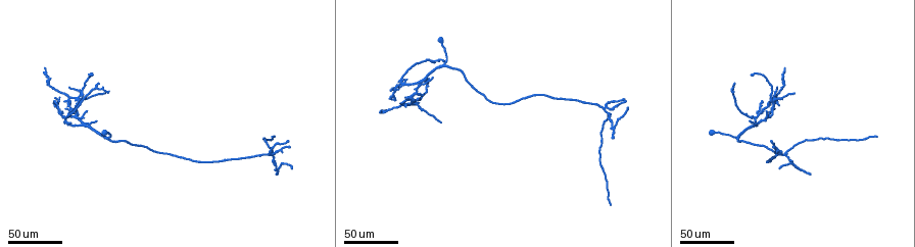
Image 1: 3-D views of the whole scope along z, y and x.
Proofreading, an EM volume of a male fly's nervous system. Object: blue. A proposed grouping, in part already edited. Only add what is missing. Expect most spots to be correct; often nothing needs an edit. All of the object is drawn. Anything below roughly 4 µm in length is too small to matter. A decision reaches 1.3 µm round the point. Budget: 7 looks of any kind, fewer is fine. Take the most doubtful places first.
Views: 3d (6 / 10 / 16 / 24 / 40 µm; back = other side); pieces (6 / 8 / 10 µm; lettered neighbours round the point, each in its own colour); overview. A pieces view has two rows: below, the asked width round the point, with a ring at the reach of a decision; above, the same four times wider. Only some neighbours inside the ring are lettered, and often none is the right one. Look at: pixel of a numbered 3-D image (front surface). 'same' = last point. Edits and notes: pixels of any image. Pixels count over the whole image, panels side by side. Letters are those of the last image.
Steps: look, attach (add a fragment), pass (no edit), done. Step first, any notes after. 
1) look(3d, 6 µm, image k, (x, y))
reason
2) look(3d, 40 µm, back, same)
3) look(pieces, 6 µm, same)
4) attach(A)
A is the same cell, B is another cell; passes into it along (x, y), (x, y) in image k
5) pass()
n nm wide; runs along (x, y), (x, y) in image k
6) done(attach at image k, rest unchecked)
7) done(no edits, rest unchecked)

look(3d, 40 µm, image 1, (440, 122))
branch stops here

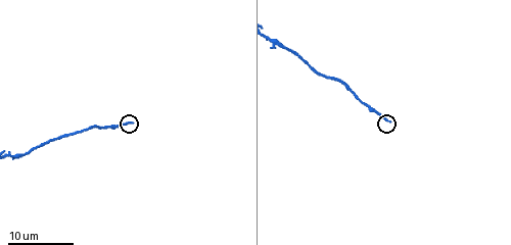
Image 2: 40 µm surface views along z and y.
look(pieces, 8 µm, image 2, (131, 124))

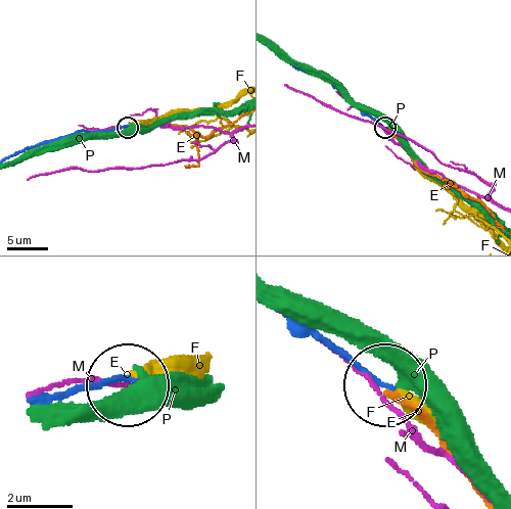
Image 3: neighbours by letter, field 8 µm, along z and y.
pass()
130 nm wide; E, F, M and P are other cells; runs along (53, 399), (125, 382) in image 3; no lettered fragment goes on from it

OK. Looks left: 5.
look(3d, 24 µm, image 1, (876, 135))
tapers out

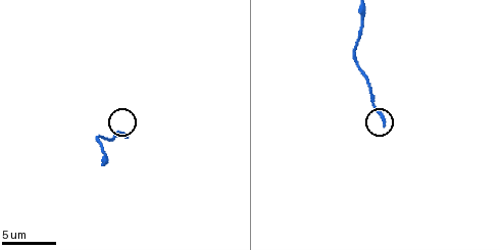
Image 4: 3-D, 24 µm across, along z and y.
look(pieces, 8 µm, image 4, (386, 125))

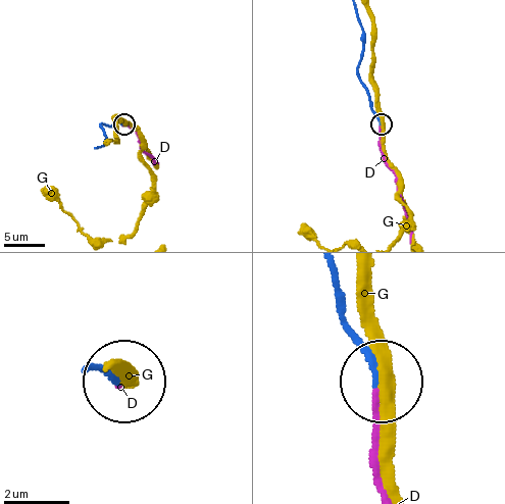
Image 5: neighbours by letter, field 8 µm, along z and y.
attach(D)
D is the same cell, G is another cell; passes into it along (369, 104), (380, 124), (380, 149), (395, 175), (410, 236) in image 5; it goes on there

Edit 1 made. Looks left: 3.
look(3d, 24 µm, image 1, (293, 168))
end of a long branch

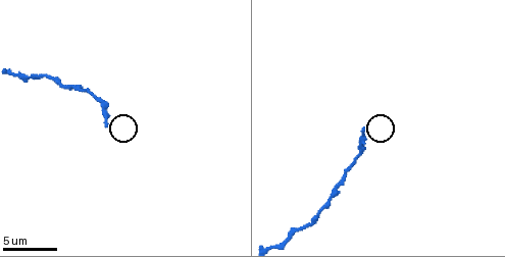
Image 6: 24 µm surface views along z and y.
look(pieces, 6 µm, image 6, (362, 131))

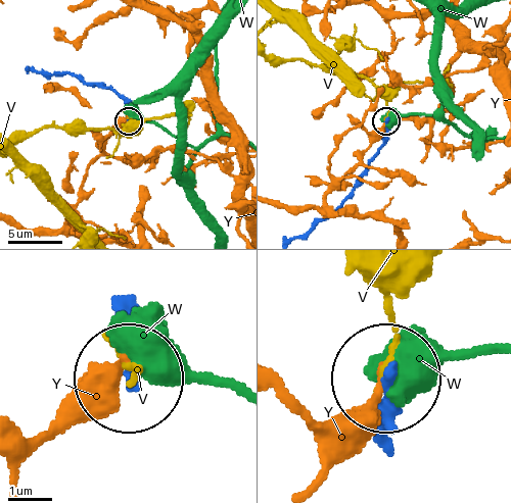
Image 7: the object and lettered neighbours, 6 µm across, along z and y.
pass()
V, W and Y are other cells; runs along (310, 233), (349, 195), (383, 143), (386, 121) in image 7; no lettered fragment goes on from it

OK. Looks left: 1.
done(attach at image 5, rest unchecked)

